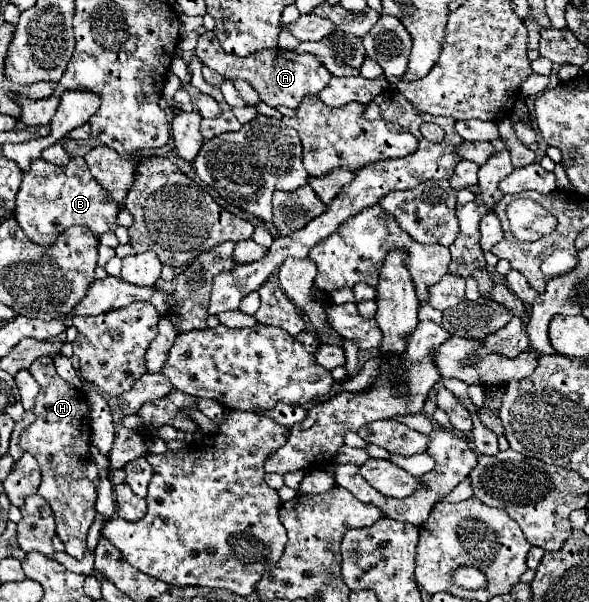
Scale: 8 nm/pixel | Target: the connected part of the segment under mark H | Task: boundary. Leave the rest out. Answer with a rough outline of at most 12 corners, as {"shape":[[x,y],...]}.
{"shape":[[50,357],[20,447],[64,551],[82,559],[96,517],[89,407]]}

